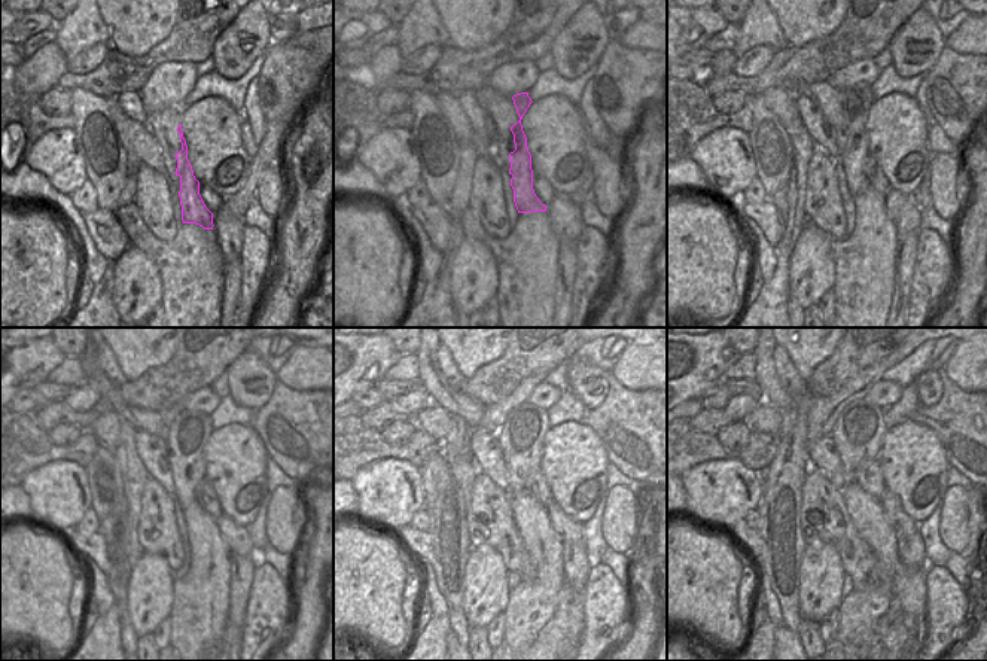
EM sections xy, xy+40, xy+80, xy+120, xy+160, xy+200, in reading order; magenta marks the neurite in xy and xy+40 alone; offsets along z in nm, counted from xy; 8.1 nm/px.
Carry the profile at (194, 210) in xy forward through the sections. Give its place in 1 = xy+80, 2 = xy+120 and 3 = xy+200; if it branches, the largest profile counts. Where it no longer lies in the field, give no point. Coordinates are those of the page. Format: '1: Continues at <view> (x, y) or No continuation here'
1: Continues at xy+80 (858, 100)
2: Continues at xy+120 (189, 430)
3: Continues at xy+200 (859, 430)

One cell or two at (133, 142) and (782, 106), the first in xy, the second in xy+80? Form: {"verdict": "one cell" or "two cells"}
{"verdict": "one cell"}

